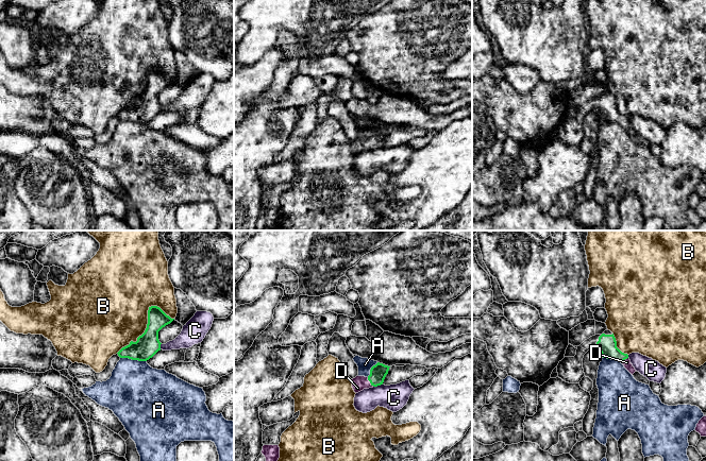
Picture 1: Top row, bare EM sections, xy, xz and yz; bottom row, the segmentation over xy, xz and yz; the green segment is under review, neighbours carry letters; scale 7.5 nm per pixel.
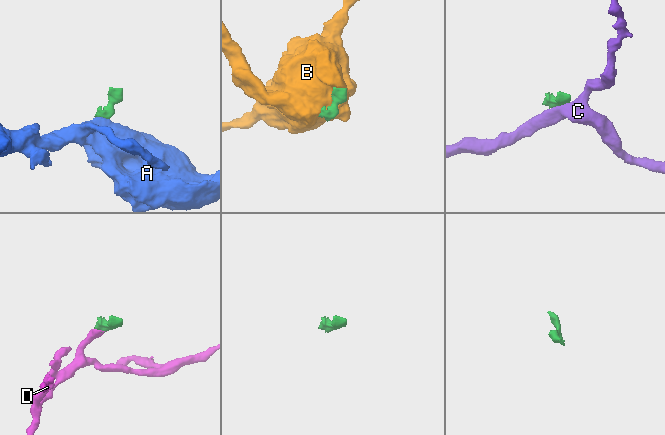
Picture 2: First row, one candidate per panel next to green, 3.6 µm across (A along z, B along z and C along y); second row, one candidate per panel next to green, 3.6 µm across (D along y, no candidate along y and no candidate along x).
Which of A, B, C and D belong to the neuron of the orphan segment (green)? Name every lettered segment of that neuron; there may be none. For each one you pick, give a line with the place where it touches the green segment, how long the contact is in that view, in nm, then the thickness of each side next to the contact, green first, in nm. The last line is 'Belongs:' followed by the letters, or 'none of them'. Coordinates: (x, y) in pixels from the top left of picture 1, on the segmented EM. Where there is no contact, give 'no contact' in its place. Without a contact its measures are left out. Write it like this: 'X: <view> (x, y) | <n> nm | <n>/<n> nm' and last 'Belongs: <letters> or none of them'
D: xz (369, 380) | 90 nm | 130/110 nm
Belongs: D

